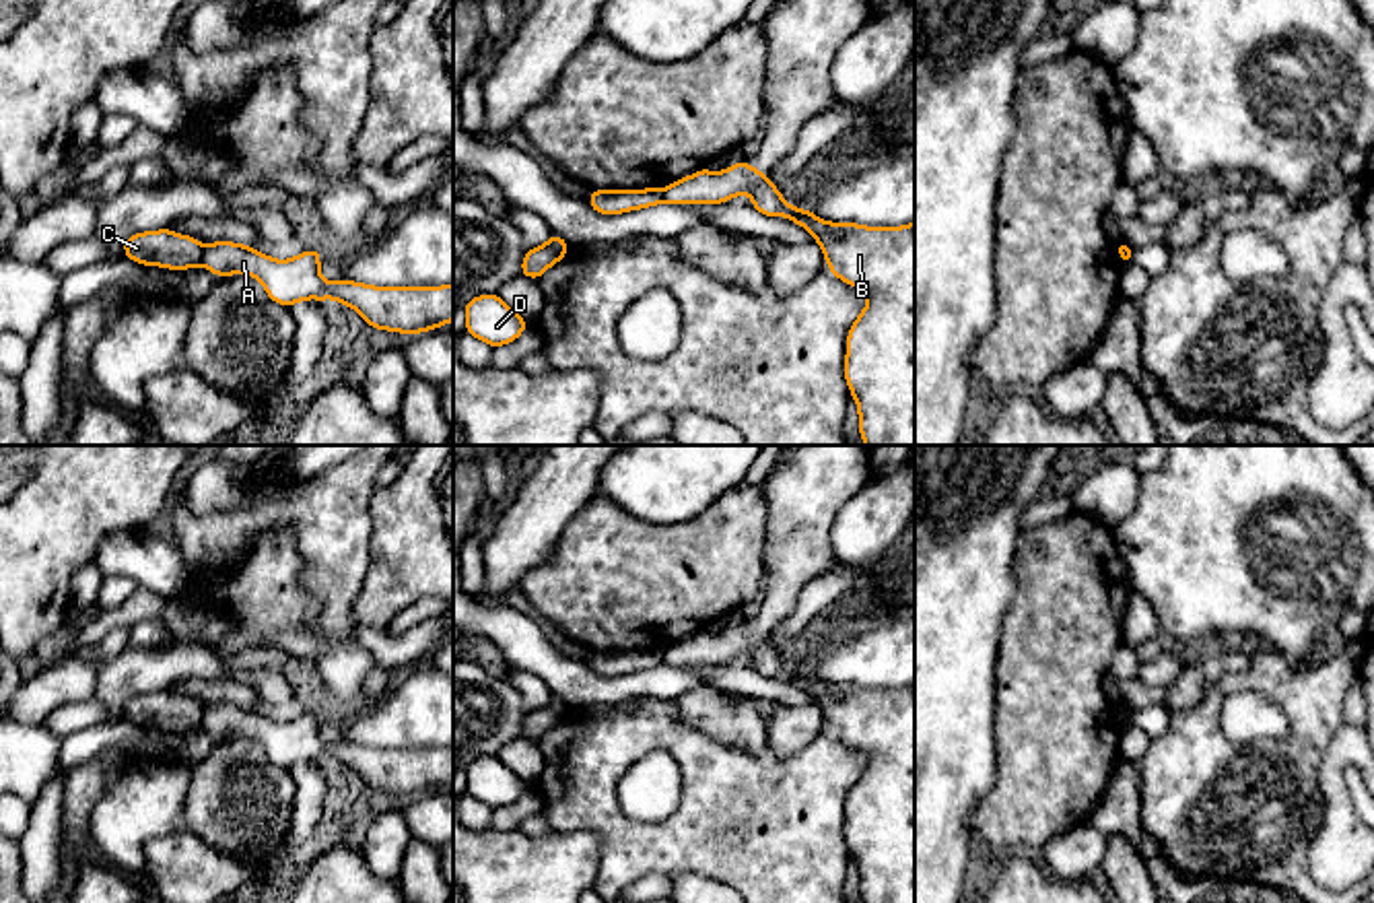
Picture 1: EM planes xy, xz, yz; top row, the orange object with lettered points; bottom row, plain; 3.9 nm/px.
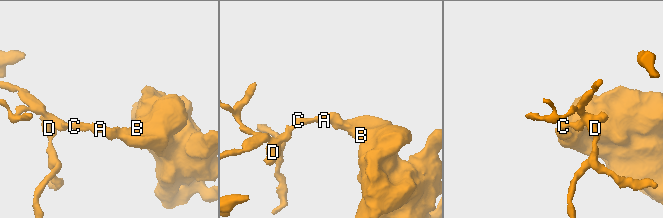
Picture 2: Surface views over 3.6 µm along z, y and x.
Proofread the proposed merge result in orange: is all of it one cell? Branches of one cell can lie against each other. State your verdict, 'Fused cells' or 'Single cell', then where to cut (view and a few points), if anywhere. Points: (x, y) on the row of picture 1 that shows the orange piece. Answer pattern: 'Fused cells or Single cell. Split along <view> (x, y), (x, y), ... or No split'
Fused cells. Split along xy (204, 246), (200, 262)

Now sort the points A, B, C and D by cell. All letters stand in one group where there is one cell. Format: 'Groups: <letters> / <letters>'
Groups: A B / C D

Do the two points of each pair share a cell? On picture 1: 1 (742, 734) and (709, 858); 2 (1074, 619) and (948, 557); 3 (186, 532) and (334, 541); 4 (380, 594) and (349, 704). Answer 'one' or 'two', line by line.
1: two
2: two
3: one
4: two

